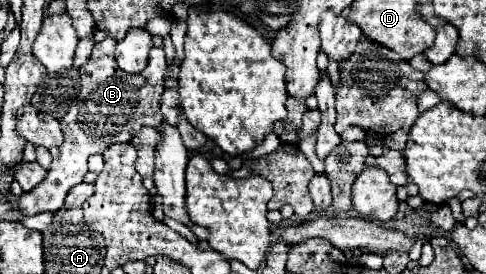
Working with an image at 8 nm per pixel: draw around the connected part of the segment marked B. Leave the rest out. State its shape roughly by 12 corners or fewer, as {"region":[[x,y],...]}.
{"region":[[115,41],[79,69],[77,103],[45,181],[23,215],[59,211],[89,155],[161,131],[165,51],[141,75],[121,71]]}

